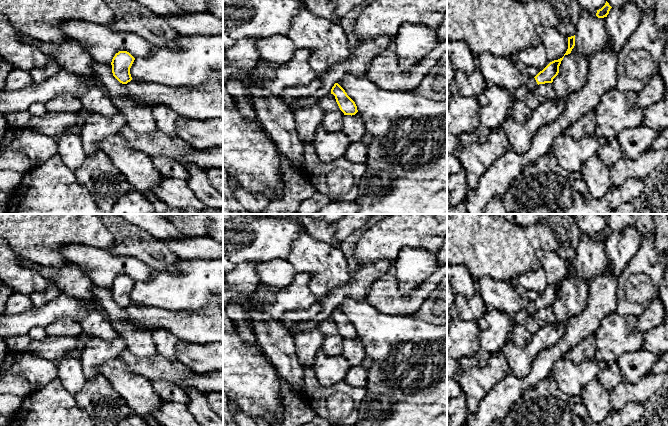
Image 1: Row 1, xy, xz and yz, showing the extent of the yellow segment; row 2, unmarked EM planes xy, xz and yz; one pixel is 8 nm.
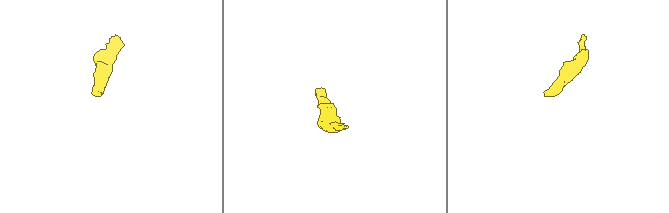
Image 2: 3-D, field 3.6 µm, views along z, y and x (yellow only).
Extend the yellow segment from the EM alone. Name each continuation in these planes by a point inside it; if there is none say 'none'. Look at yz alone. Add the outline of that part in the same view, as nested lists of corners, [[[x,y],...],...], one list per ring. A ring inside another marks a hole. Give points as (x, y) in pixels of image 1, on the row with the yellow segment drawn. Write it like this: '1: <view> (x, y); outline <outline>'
1: yz (501, 71); outline [[[482,54],[477,57],[477,69],[489,84],[507,88],[514,93],[520,86],[533,91],[538,85],[535,78],[522,73],[514,65],[513,58]]]

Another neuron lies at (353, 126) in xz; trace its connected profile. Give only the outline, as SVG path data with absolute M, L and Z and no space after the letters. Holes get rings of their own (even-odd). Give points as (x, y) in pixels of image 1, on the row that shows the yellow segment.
M359 112L355 115L345 115L342 130L346 133L351 143L359 141L366 133L364 121Z

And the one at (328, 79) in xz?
M385 37L362 42L356 49L350 51L348 57L335 64L332 69L318 75L321 87L314 97L300 98L291 103L289 109L294 112L299 107L307 107L316 103L316 100L330 95L334 84L346 73L365 77L372 60L388 47L394 46L394 41Z

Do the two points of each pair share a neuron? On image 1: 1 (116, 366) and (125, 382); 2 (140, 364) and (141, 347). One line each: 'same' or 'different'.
1: same
2: different

